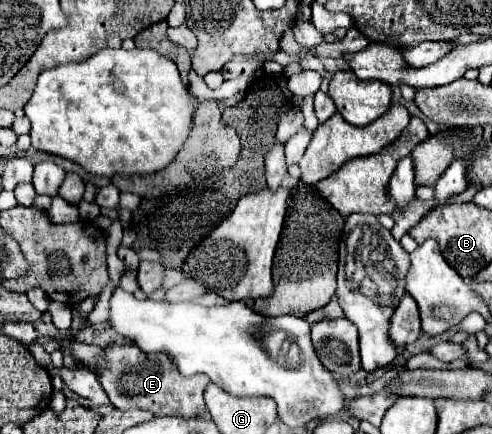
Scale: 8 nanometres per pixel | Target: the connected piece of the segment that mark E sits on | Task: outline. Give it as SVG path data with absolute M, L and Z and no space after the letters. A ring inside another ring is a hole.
M108 346L104 348L108 364L98 368L98 380L108 394L110 402L118 410L142 408L150 410L154 416L180 416L180 418L194 418L206 416L204 404L204 390L210 384L206 374L194 374L190 378L182 376L172 360L166 354L144 354L138 346Z

